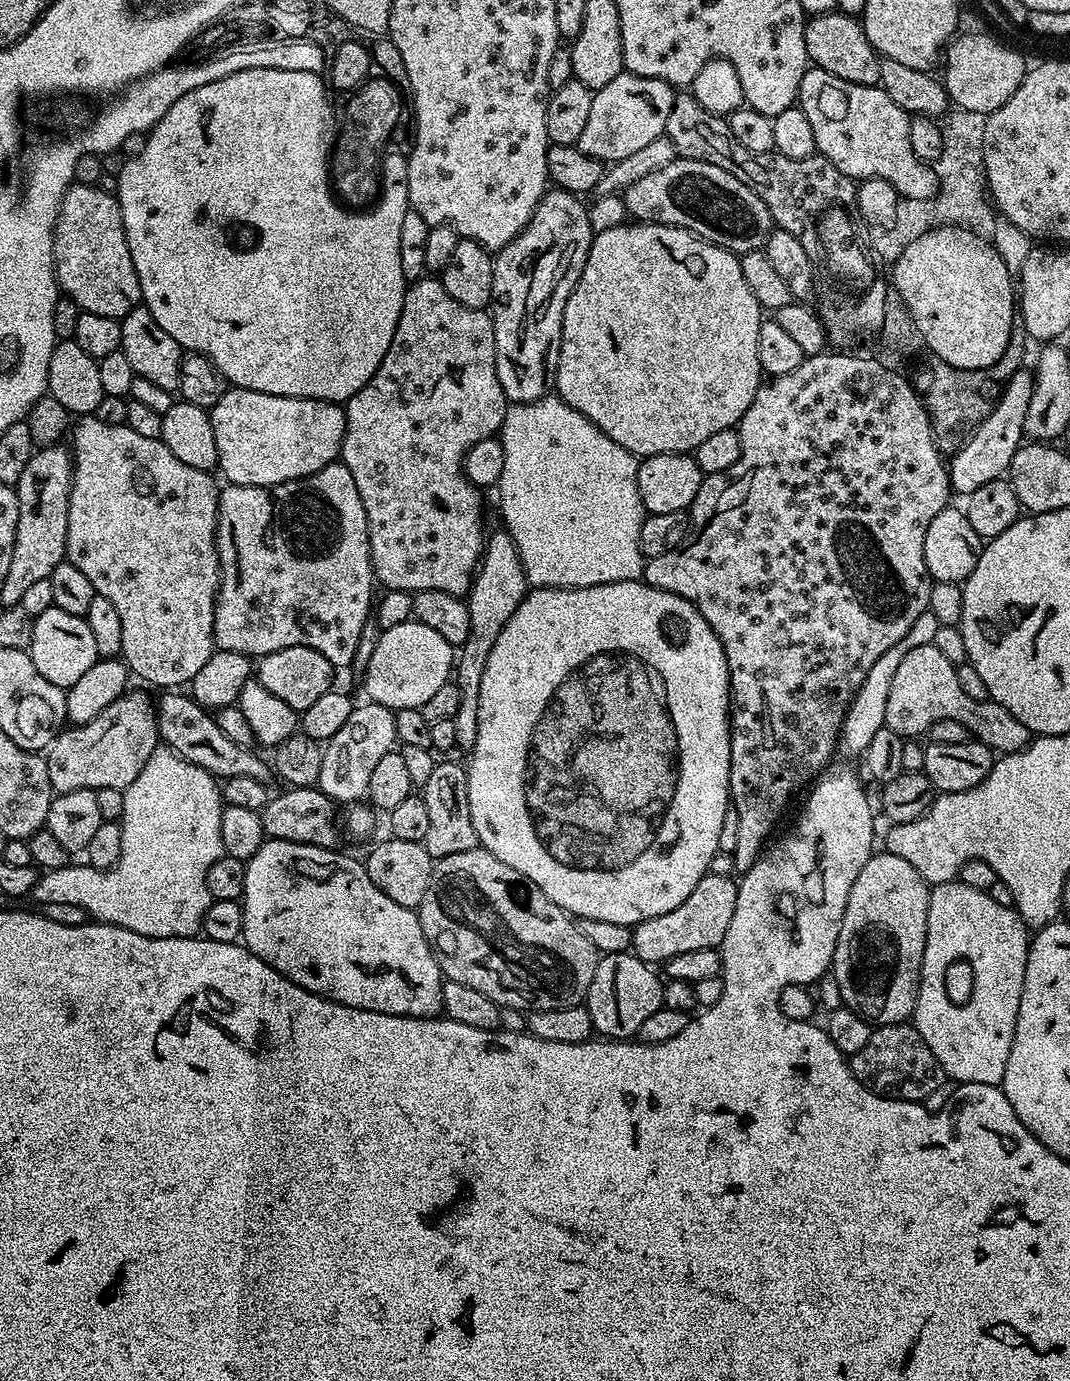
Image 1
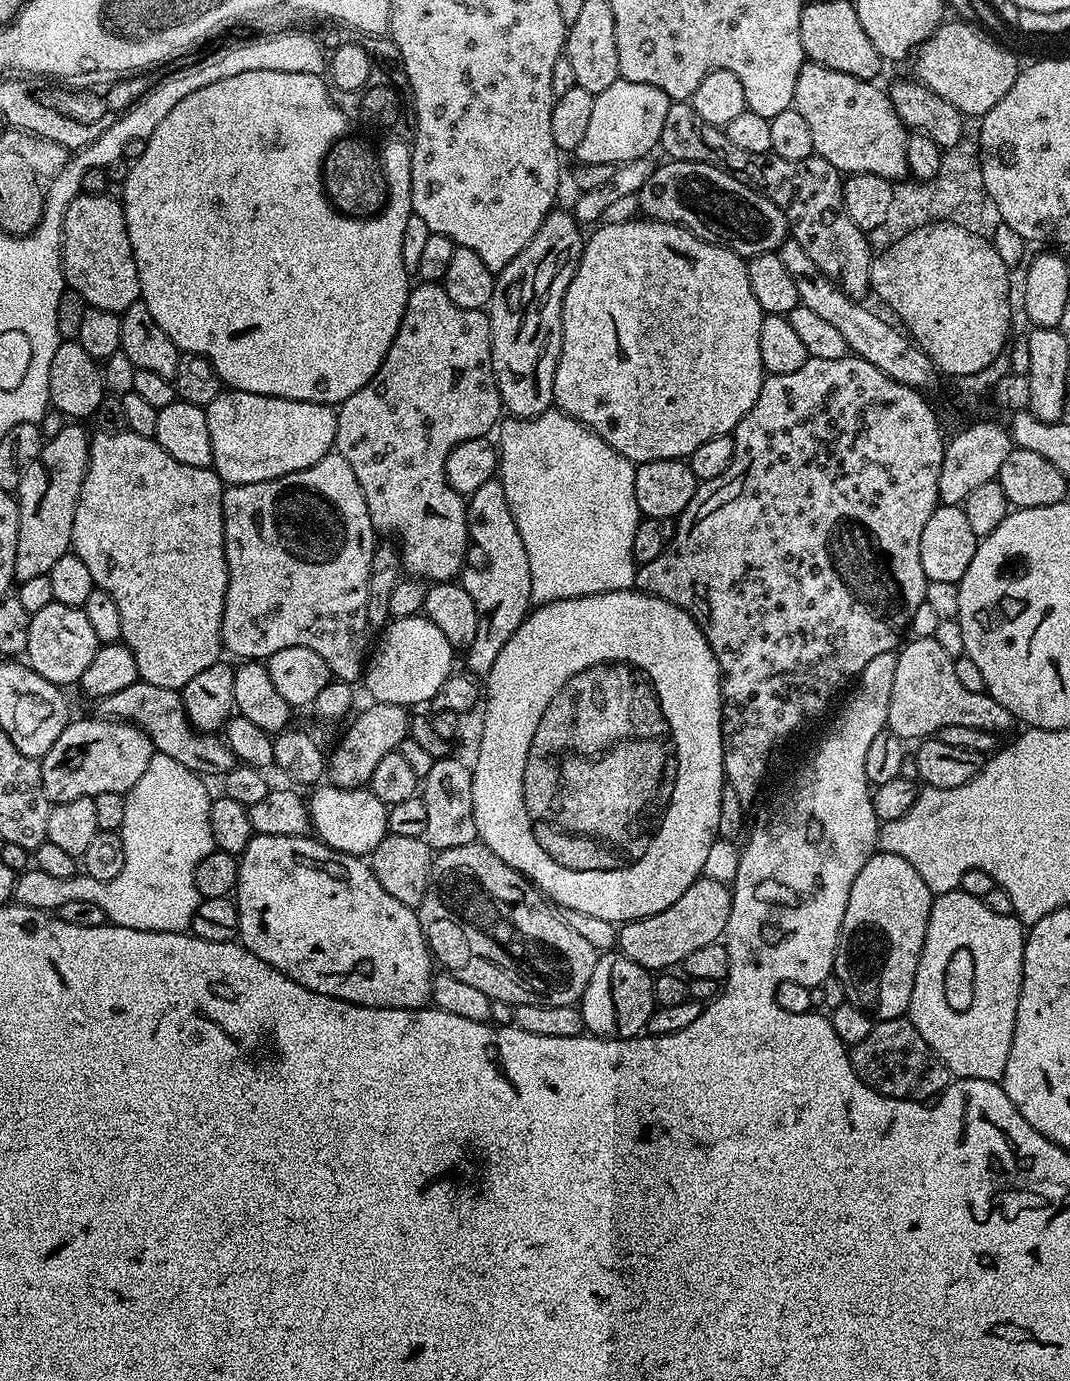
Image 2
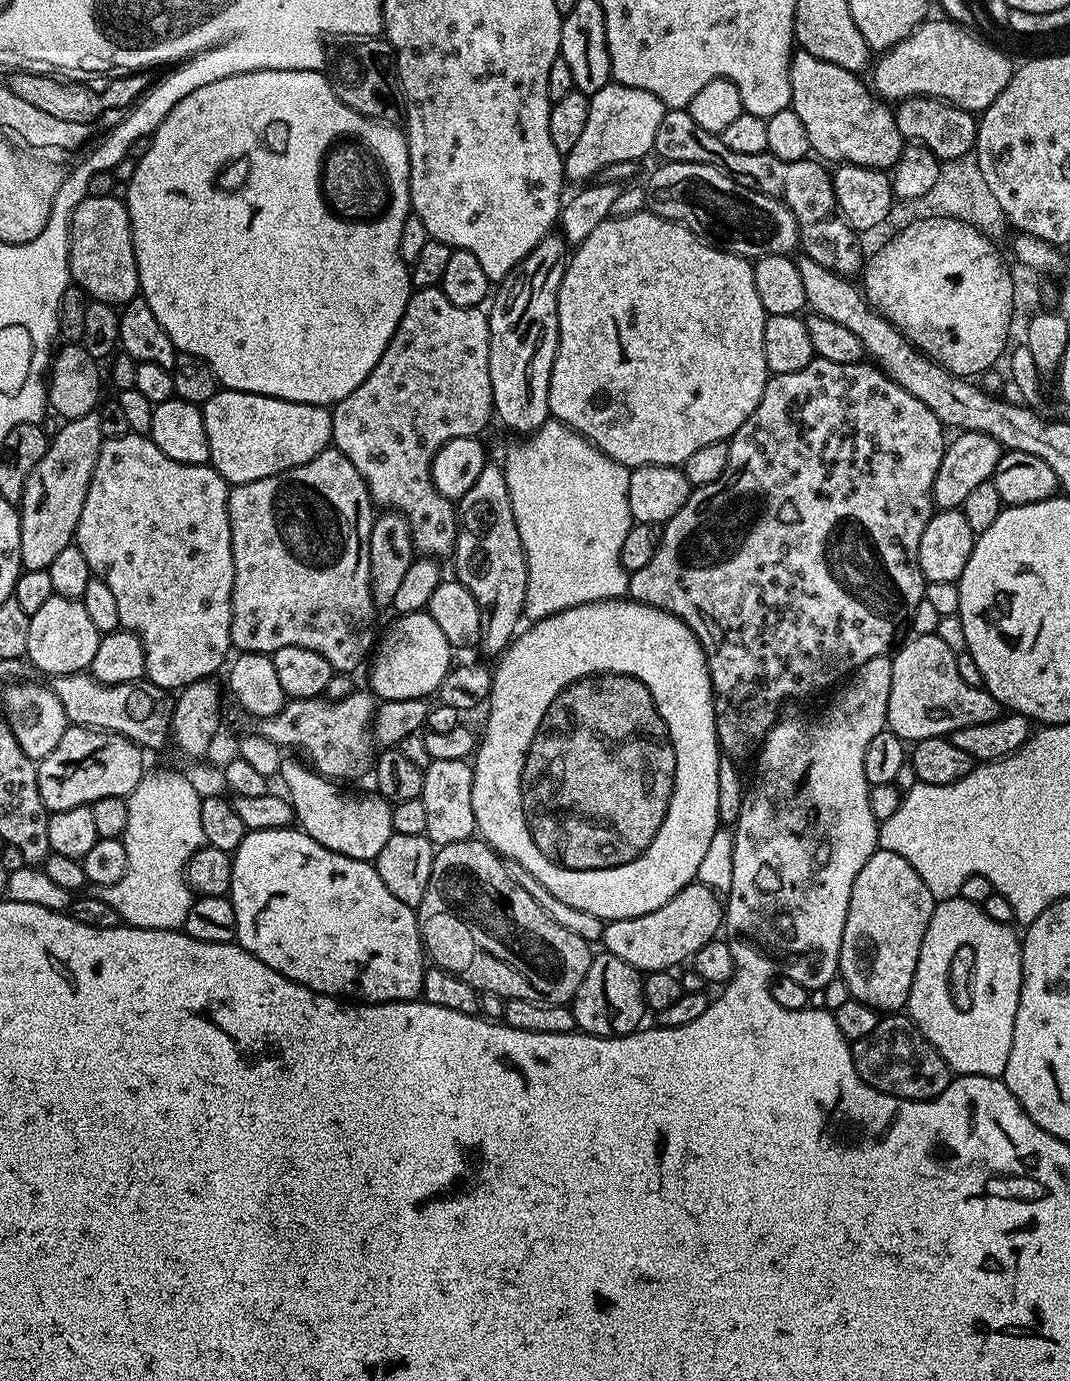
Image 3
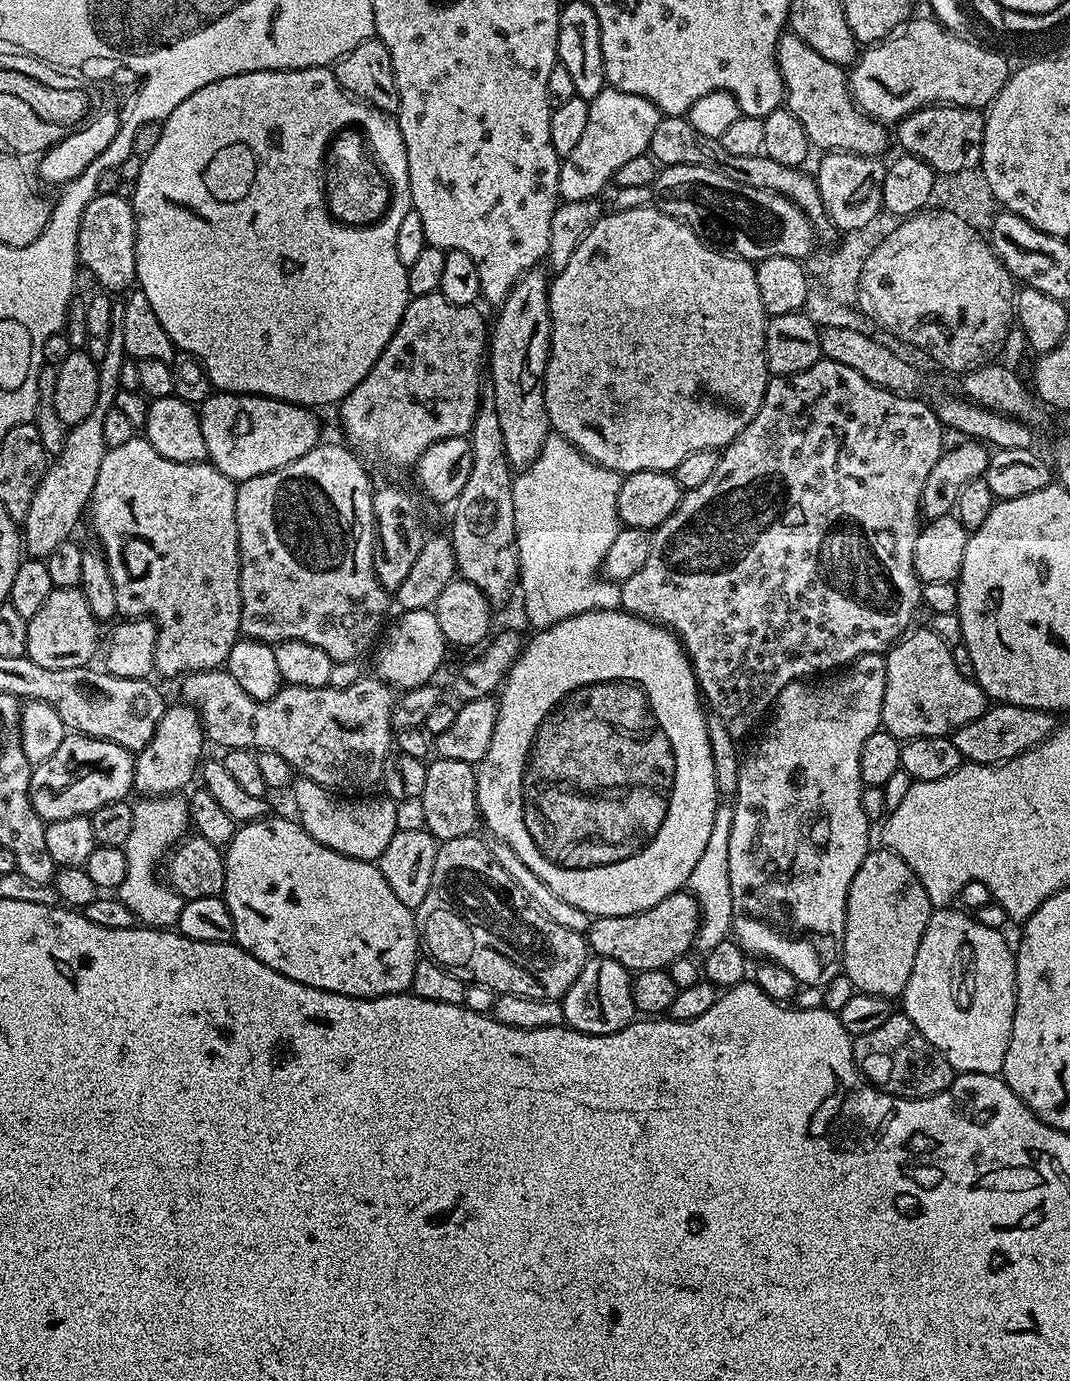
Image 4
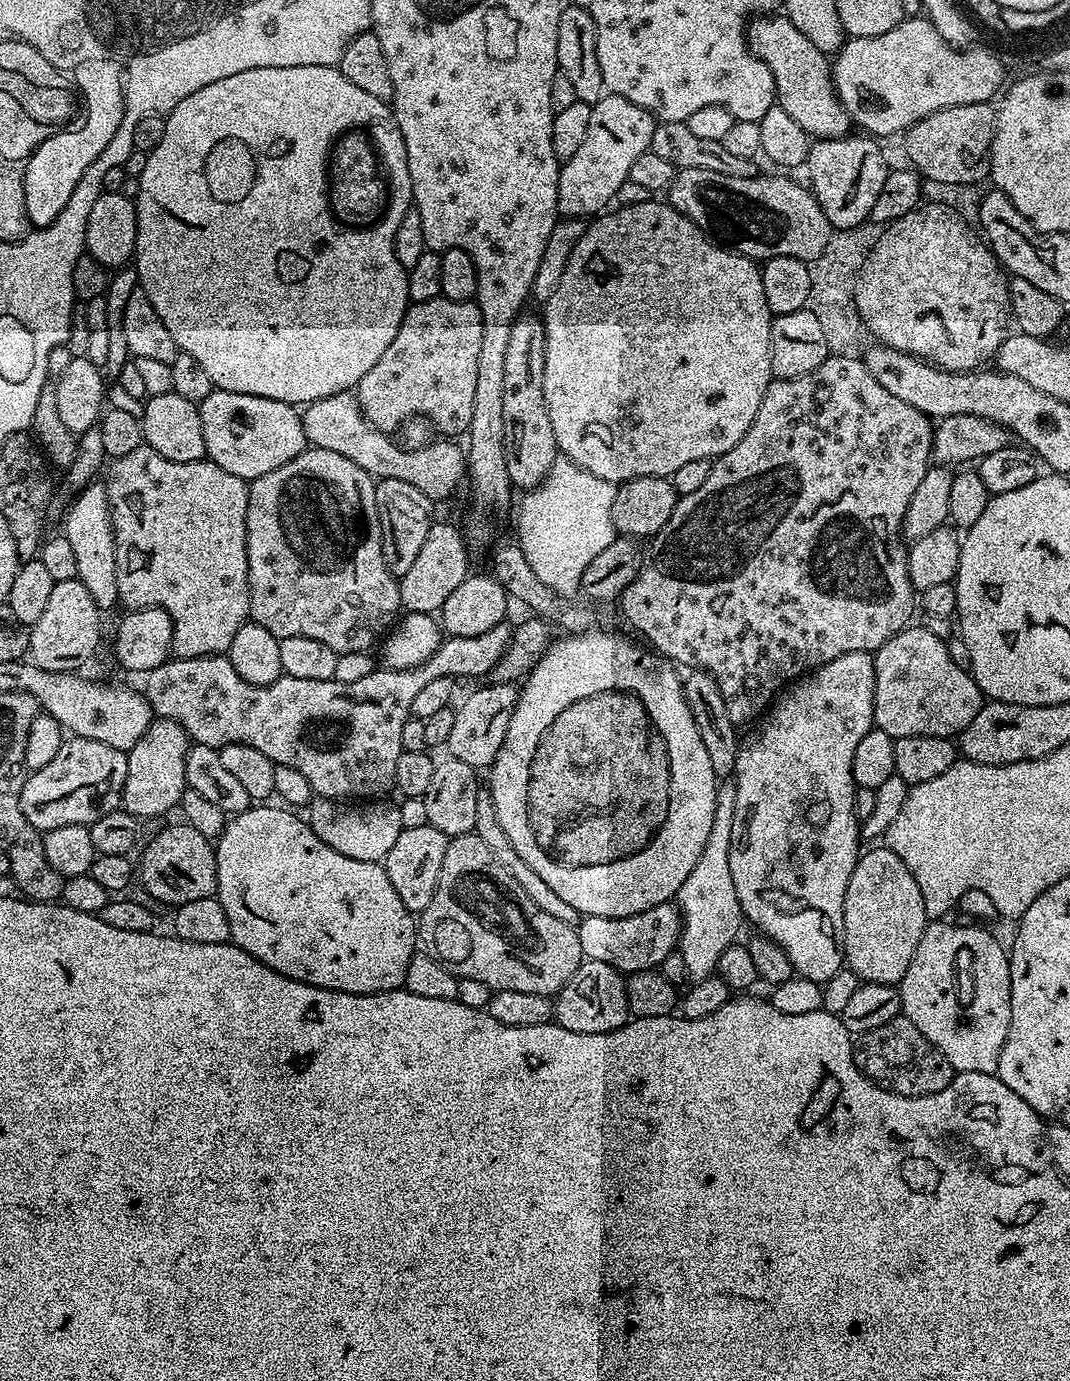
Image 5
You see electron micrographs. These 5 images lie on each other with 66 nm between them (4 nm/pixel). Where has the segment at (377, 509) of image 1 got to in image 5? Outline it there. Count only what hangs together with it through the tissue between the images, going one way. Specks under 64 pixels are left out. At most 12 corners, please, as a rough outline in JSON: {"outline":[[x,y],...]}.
{"outline":[[409,303],[354,389],[373,428],[423,417],[448,438],[474,411],[482,314]]}

